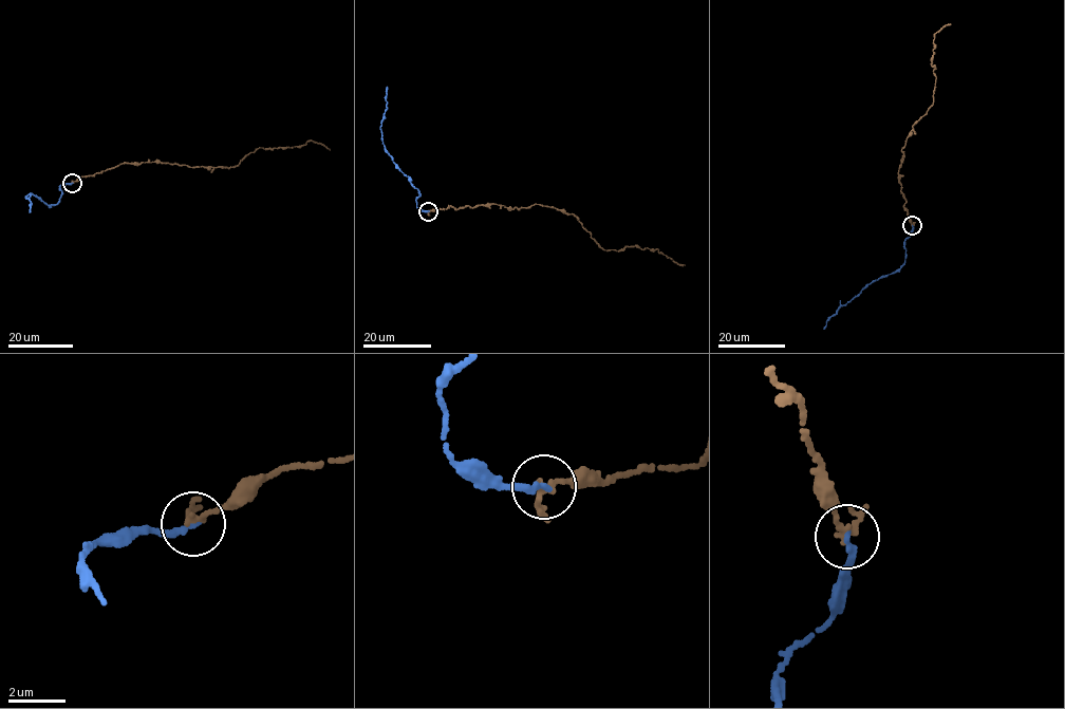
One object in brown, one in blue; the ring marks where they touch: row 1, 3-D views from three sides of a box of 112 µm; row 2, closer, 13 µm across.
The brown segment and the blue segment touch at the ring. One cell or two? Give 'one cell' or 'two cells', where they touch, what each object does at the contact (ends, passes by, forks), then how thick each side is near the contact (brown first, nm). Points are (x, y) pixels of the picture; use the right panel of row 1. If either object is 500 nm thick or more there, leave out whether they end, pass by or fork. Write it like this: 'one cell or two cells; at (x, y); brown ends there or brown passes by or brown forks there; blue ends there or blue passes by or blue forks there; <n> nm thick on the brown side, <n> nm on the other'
one cell; at (912, 225); brown forks there; blue ends there; 190 nm thick on the brown side, 260 nm on the other

